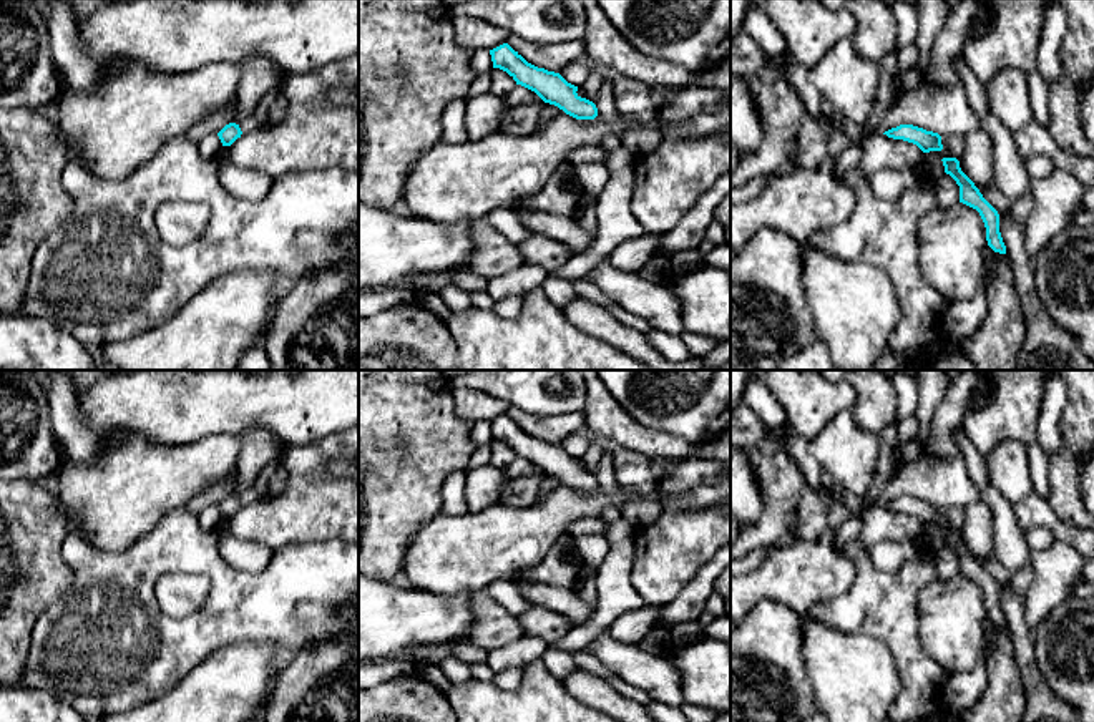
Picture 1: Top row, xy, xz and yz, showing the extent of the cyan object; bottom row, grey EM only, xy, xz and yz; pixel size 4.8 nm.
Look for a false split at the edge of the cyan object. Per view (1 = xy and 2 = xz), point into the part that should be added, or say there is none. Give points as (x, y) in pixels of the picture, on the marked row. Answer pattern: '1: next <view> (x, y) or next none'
1: next none
2: next none

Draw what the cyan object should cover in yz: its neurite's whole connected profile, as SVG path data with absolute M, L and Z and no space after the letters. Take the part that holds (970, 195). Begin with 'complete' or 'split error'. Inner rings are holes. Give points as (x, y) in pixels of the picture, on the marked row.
complete; M943 158L945 173L950 174L960 186L960 202L976 209L986 227L988 246L999 254L1006 254L1006 246L999 232L999 214L983 198L974 183L961 171L956 158Z

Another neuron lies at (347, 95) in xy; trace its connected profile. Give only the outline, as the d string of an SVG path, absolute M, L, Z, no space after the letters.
M355 86L330 88L325 93L325 100L330 105L345 105L350 108L359 108L359 88Z

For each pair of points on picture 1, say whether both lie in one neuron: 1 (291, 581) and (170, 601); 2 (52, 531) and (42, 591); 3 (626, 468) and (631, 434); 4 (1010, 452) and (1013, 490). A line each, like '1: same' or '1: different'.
1: different
2: same
3: different
4: same

